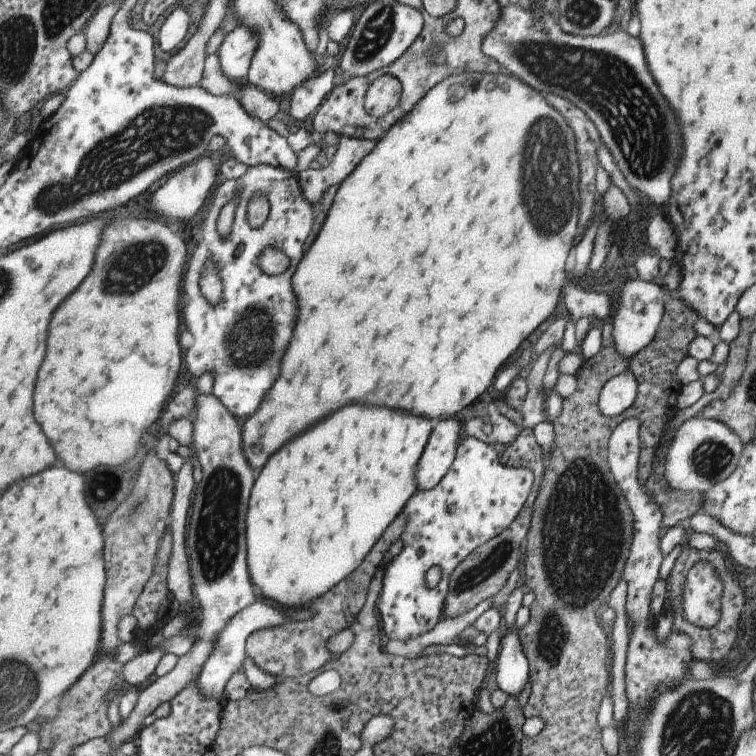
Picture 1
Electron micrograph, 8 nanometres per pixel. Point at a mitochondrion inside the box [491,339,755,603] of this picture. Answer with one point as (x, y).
(711, 457)

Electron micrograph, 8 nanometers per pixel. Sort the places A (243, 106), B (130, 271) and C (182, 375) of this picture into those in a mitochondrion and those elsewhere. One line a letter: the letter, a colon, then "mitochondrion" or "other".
A: other
B: mitochondrion
C: other

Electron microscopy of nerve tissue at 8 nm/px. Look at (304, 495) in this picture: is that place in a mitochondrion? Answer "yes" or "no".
no

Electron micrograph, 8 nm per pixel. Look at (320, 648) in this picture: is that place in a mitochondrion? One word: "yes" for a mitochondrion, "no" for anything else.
no

